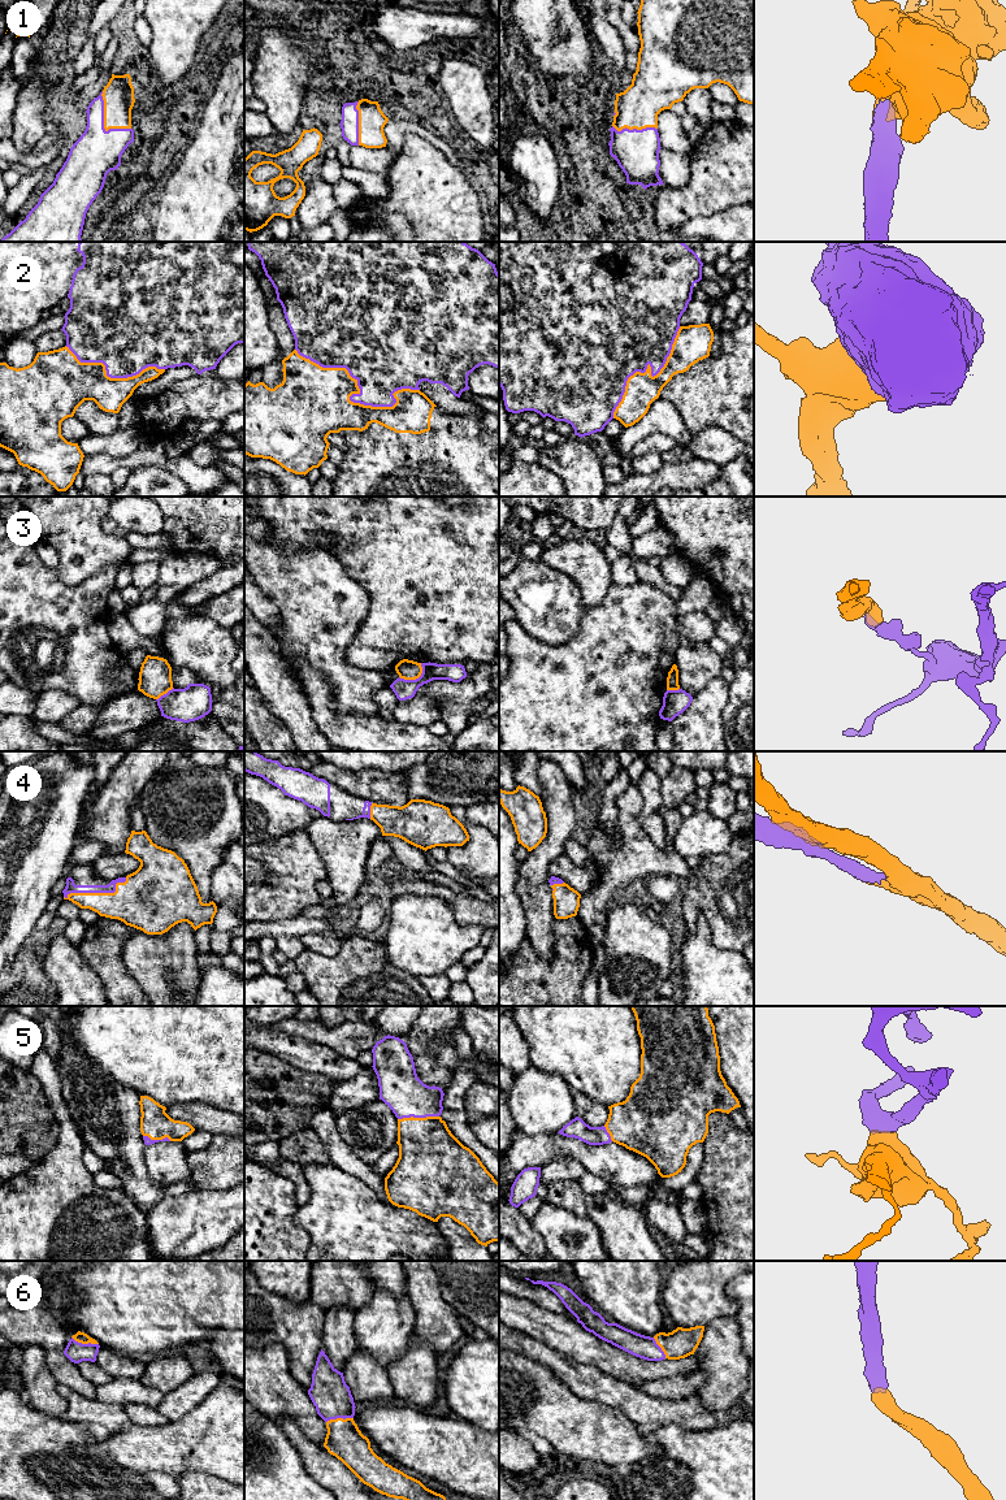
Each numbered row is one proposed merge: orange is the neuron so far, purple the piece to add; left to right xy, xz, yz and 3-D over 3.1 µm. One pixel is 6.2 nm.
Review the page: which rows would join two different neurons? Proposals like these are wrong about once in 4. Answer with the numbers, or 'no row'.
2, 3

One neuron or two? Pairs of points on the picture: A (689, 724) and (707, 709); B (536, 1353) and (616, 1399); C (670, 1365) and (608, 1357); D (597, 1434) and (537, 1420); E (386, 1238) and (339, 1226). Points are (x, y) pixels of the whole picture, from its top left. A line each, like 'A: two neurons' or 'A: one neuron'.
A: one neuron
B: one neuron
C: one neuron
D: one neuron
E: one neuron

